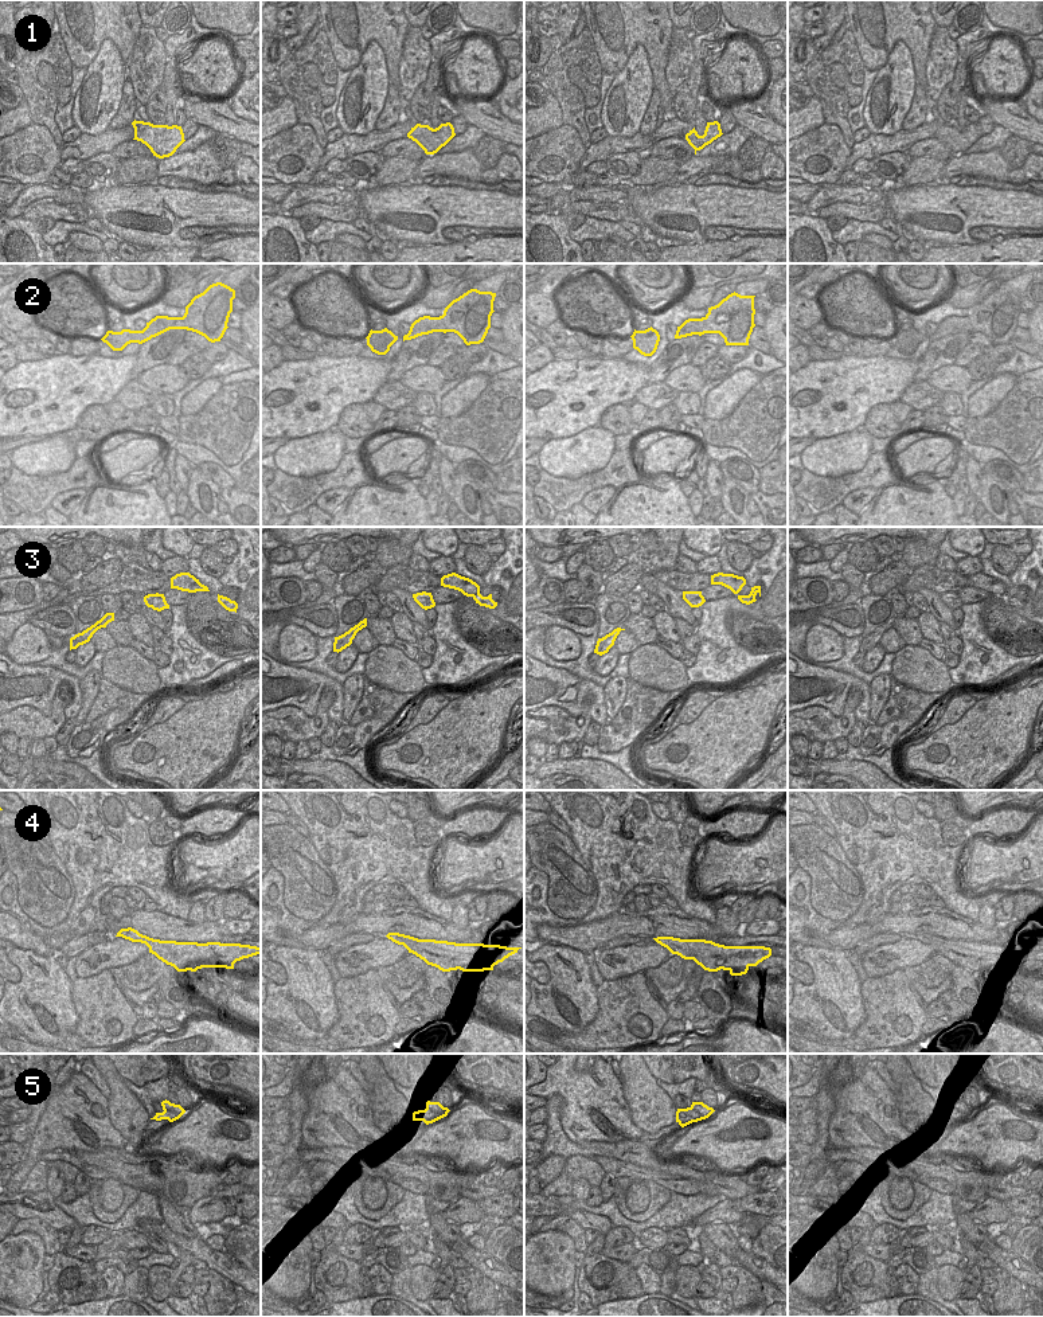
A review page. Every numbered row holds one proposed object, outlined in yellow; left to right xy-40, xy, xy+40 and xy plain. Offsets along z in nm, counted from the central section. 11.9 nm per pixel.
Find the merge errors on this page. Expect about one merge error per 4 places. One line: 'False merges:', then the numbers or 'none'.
False merges: 3, 5

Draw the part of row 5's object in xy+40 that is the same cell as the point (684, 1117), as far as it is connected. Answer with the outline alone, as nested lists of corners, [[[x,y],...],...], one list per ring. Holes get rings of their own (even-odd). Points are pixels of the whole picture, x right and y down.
[[[691,1107],[687,1109],[677,1109],[676,1111],[676,1122],[684,1128],[692,1122],[698,1122],[706,1119],[703,1113],[699,1113],[698,1110],[694,1110]]]

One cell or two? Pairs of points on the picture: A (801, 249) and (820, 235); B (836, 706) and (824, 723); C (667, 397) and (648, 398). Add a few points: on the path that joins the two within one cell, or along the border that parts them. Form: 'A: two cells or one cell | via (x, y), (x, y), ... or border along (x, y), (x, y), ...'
A: one cell | via (805, 245), (816, 238)
B: two cells | border along (850, 694), (840, 715), (820, 706), (801, 710)
C: one cell | via (663, 397), (652, 397)

